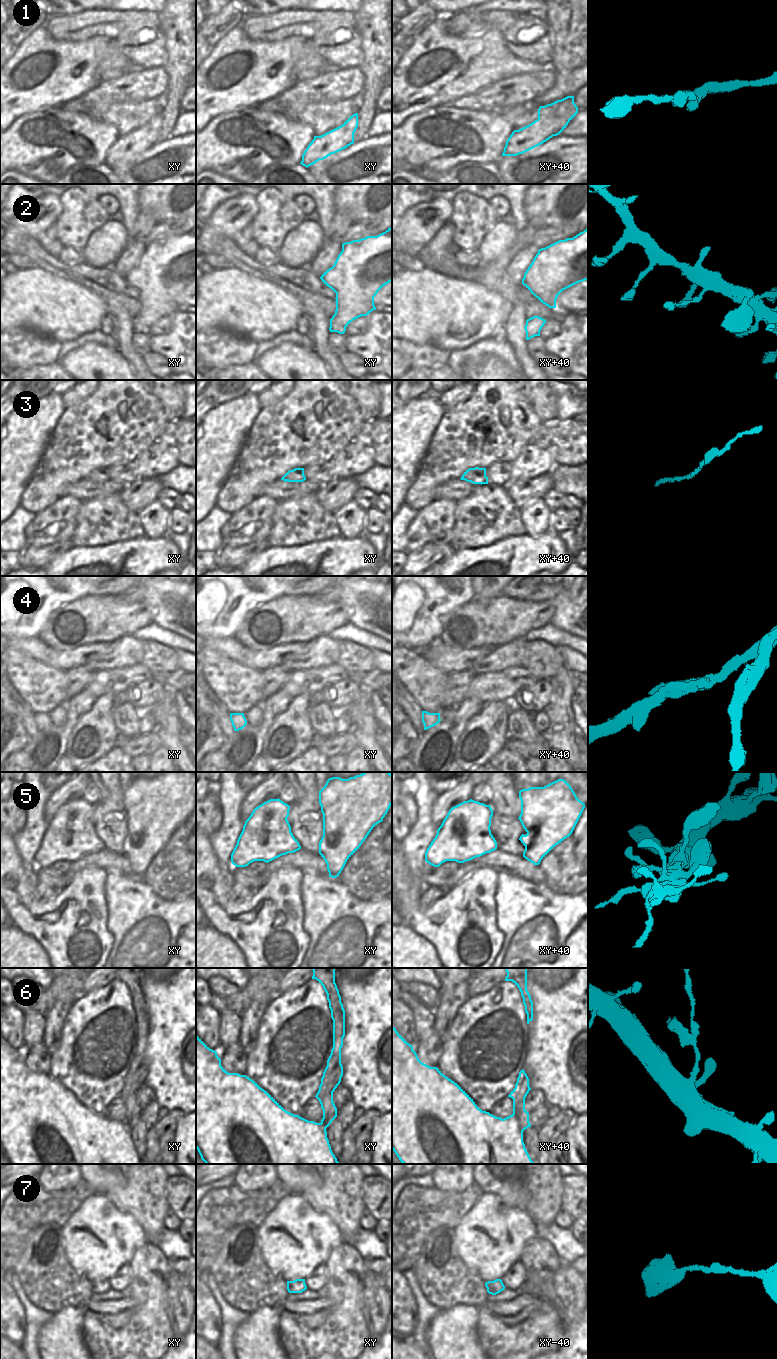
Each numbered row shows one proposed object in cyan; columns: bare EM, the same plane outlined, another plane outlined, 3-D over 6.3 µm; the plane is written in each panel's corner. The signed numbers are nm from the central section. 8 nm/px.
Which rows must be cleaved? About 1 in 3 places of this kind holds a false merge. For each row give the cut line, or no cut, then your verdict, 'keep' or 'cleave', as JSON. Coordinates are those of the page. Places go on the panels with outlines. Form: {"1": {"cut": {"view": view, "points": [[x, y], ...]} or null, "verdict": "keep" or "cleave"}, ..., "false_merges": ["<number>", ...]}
{"1": {"cut": null, "verdict": "keep"}, "2": {"cut": null, "verdict": "keep"}, "3": {"cut": null, "verdict": "keep"}, "4": {"cut": null, "verdict": "keep"}, "5": {"cut": null, "verdict": "keep"}, "6": {"cut": {"view": "xy+40", "points": [[513, 1099], [516, 1102], [516, 1115], [523, 1130]]}, "verdict": "cleave"}, "7": {"cut": null, "verdict": "keep"}, "false_merges": ["6"]}

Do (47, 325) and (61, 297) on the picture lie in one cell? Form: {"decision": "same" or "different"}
{"decision": "same"}

